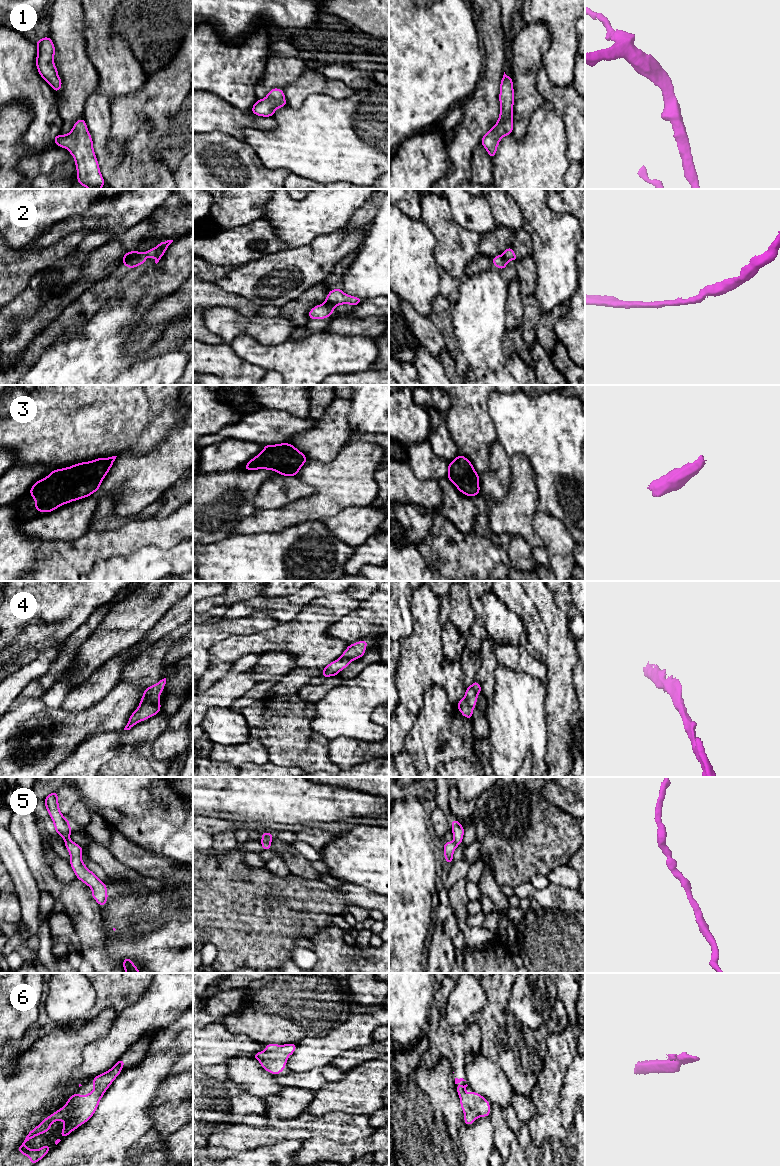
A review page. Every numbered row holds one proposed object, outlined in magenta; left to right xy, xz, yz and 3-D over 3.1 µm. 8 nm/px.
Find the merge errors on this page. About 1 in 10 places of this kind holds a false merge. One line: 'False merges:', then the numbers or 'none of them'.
False merges: 2

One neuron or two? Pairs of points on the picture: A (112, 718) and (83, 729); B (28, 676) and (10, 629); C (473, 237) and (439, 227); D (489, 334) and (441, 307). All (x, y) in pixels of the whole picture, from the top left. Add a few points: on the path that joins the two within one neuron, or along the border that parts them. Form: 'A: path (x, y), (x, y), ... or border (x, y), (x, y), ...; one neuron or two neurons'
A: path (105, 718), (97, 718), (90, 722); one neuron
B: border (41, 649), (35, 657), (18, 669); two neurons
C: path (465, 238), (450, 238), (447, 235); one neuron
D: border (450, 305), (451, 323), (456, 336); two neurons

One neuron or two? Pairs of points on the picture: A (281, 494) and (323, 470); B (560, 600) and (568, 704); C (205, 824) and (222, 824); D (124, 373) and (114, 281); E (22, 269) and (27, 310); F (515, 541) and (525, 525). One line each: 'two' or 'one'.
A: two
B: two
C: one
D: two
E: two
F: two

